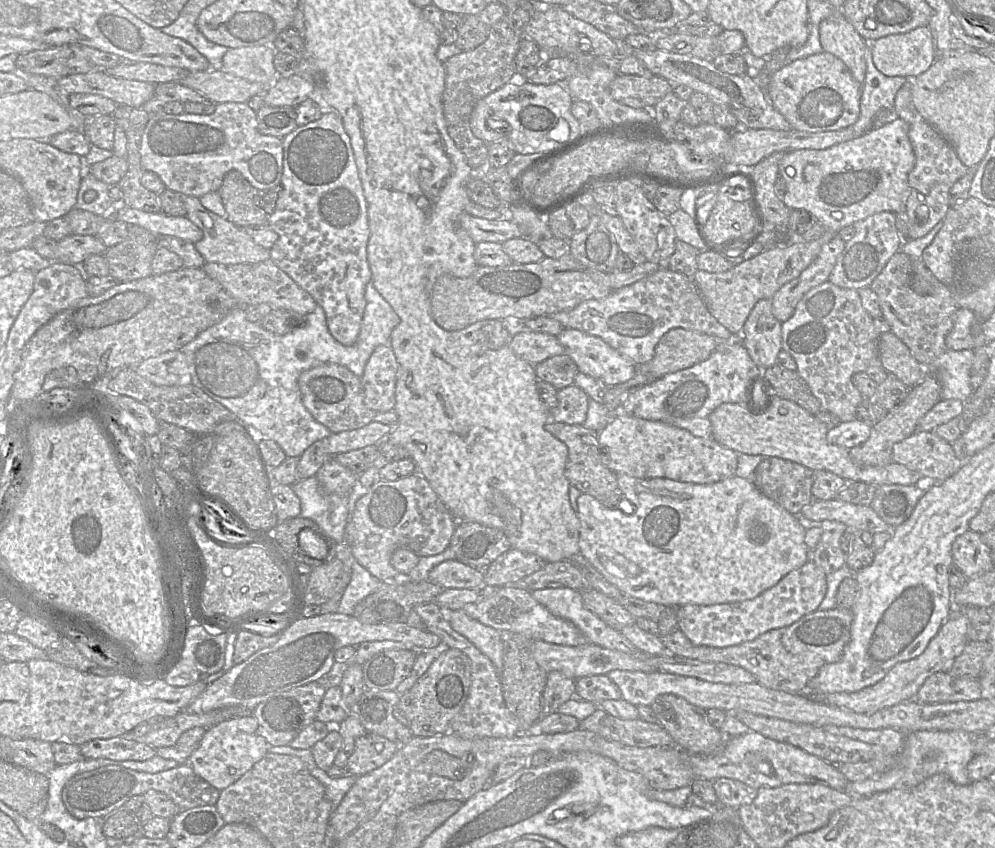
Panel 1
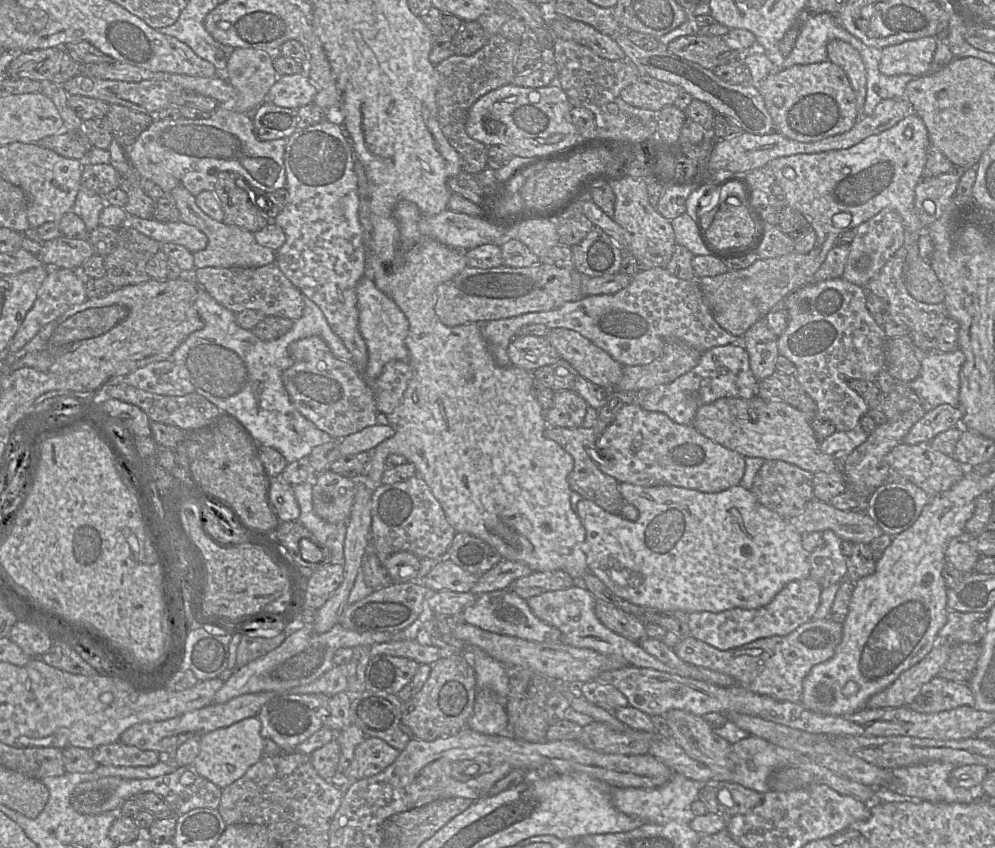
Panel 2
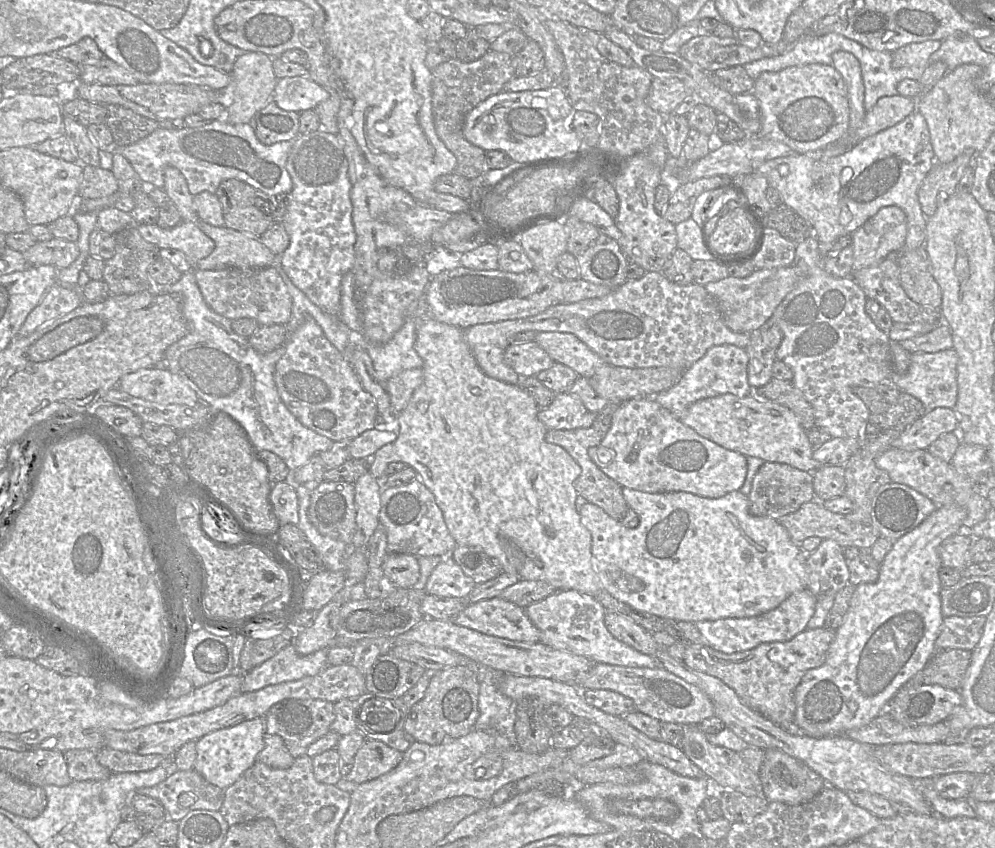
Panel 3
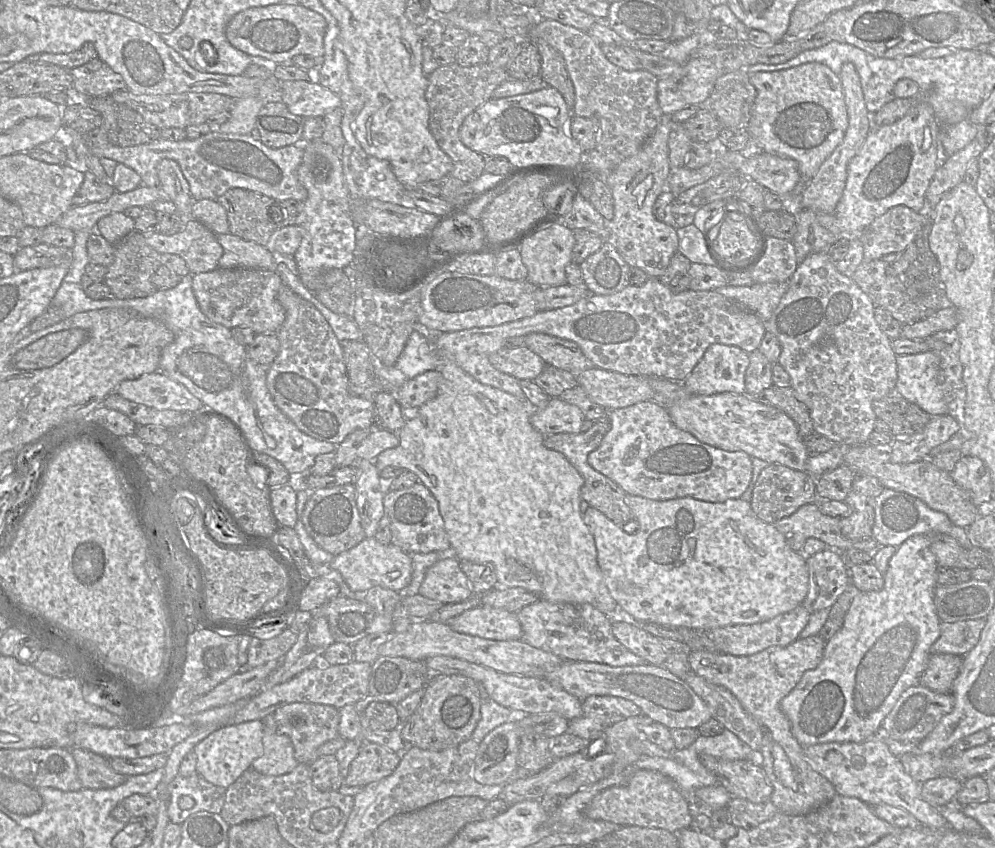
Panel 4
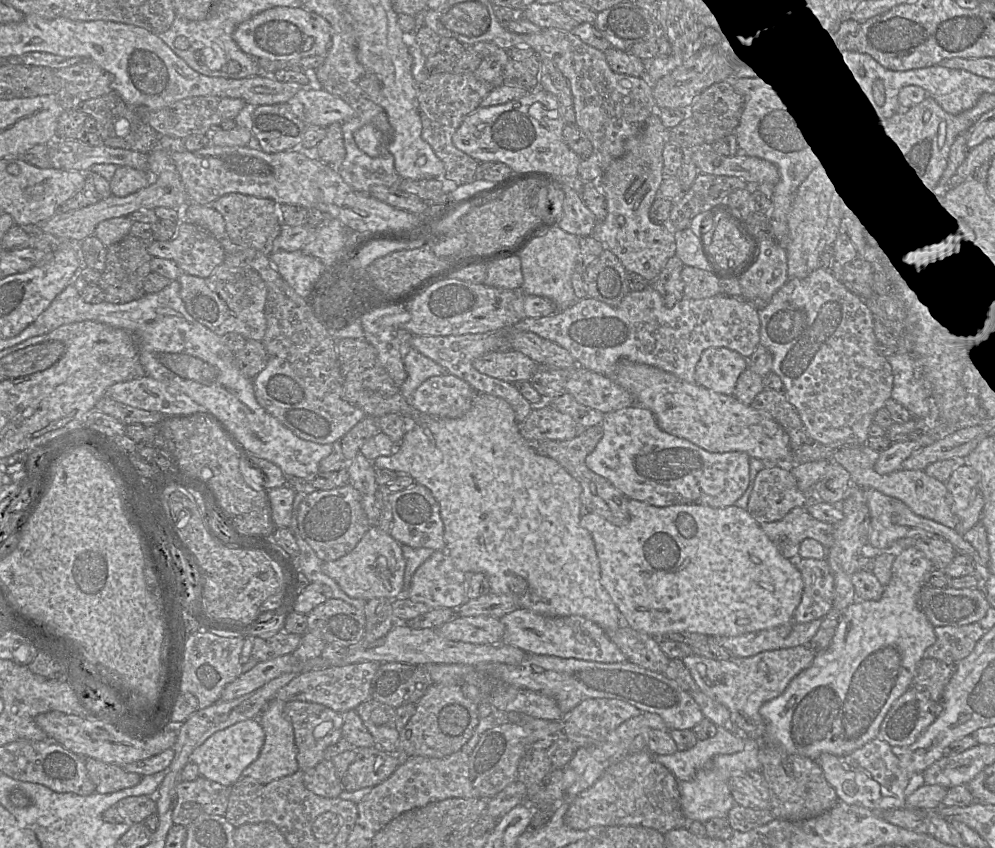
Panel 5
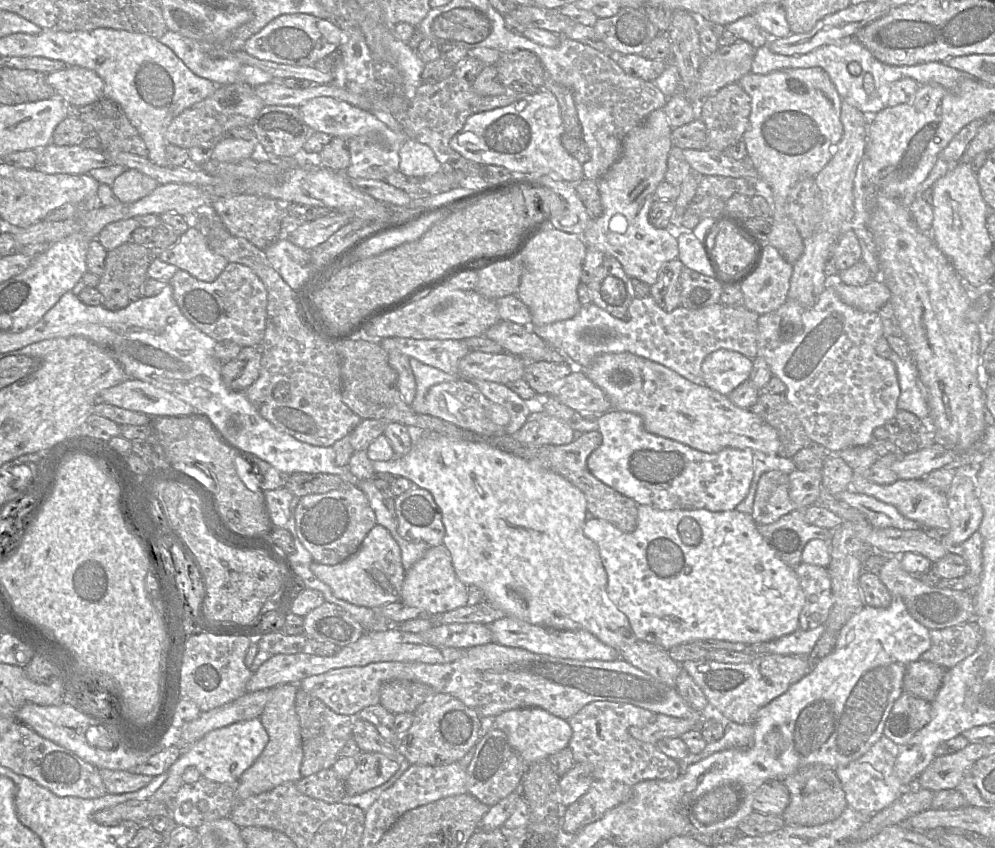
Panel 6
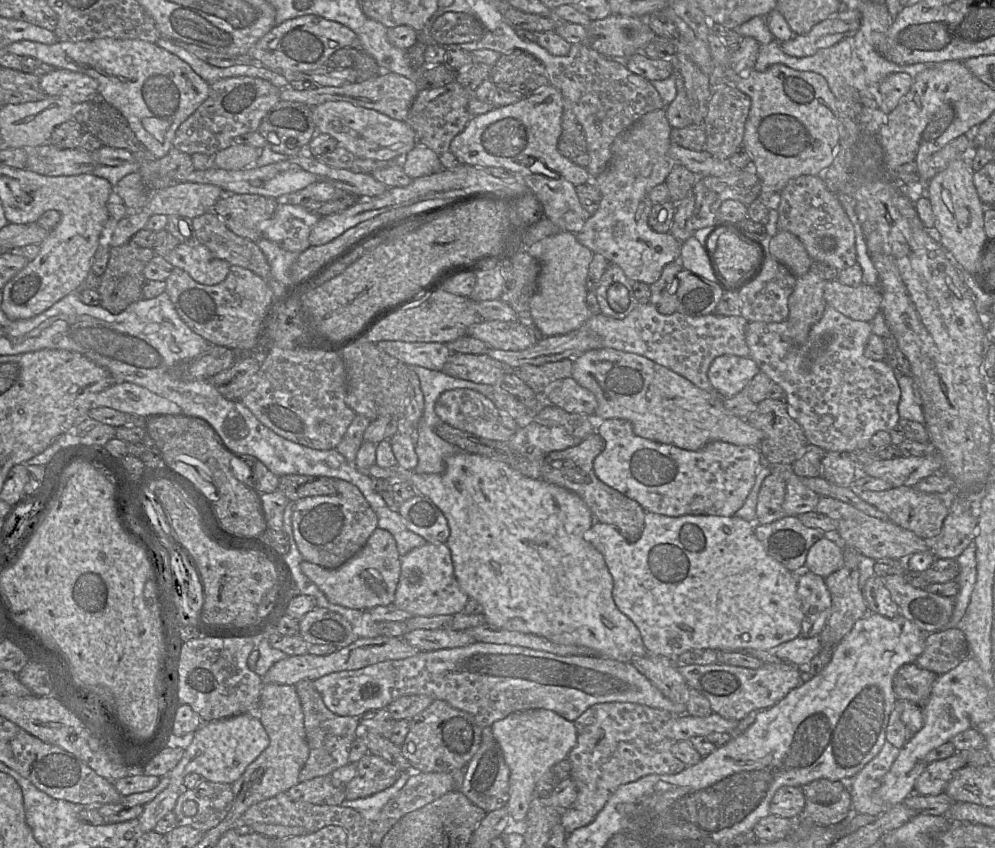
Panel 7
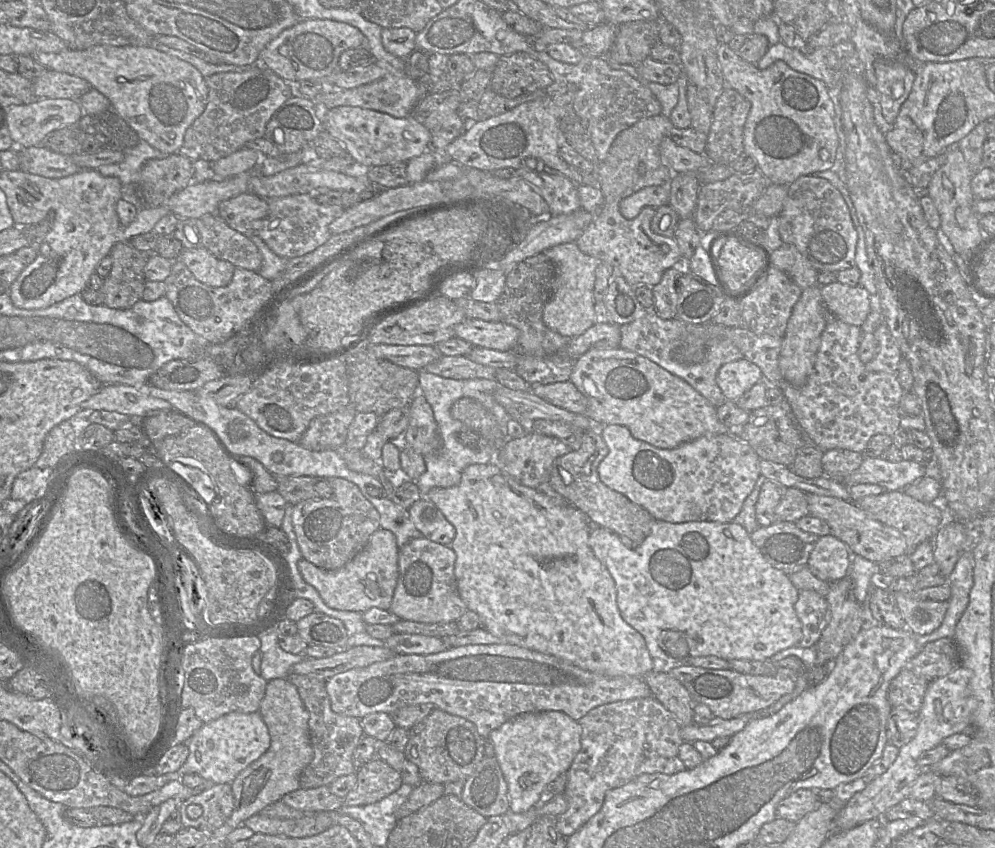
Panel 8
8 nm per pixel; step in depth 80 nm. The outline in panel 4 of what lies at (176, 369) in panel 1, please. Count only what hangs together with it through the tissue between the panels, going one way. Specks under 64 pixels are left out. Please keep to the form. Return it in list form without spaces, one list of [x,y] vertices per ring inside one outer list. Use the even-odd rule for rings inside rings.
[[[159,370],[136,379],[124,380],[114,392],[130,401],[156,409],[194,412],[203,408],[202,402],[183,384]]]

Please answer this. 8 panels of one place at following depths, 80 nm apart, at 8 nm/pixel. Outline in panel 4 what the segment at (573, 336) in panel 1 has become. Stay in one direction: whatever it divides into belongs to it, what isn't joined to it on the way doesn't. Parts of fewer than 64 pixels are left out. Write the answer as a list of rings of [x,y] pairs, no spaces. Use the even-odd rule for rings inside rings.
[[[544,333],[525,335],[524,345],[539,355],[547,366],[555,366],[573,374],[594,367],[574,341]]]

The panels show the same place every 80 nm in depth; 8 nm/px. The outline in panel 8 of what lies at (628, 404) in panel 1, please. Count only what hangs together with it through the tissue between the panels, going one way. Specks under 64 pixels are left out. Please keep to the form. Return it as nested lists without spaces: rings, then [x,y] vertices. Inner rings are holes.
[[[745,358],[724,364],[716,377],[718,386],[729,401],[736,401],[761,380],[761,369]]]

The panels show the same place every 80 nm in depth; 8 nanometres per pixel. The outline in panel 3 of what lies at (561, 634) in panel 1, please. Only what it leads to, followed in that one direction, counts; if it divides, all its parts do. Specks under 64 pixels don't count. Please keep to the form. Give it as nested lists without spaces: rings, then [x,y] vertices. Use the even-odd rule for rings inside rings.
[[[499,596],[468,605],[454,618],[454,623],[489,636],[529,643],[540,641],[540,632],[528,618],[525,609]]]

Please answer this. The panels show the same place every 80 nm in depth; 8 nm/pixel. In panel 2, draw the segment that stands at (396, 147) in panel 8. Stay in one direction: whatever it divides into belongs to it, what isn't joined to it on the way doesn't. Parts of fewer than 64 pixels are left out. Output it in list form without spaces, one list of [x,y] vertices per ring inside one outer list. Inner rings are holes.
[[[296,73],[280,76],[271,87],[266,101],[283,108],[299,109],[314,102],[316,94],[317,87],[307,74]]]

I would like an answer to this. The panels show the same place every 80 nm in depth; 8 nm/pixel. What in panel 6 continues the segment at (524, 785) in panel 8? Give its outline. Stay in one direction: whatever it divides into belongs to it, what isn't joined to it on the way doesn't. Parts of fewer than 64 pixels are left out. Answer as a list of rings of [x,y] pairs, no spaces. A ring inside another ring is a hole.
[[[524,708],[503,712],[494,718],[493,728],[502,730],[512,748],[522,757],[526,765],[542,760],[569,747],[572,729],[568,720],[556,717],[541,708]]]

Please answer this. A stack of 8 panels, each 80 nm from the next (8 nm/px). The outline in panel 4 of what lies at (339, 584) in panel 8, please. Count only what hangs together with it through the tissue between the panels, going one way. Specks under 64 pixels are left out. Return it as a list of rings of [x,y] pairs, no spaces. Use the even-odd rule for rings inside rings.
[[[366,537],[353,548],[335,556],[331,567],[342,575],[345,583],[354,592],[366,592],[374,586],[380,586],[404,594],[404,589],[412,579],[410,554],[391,543],[382,544],[374,537]]]

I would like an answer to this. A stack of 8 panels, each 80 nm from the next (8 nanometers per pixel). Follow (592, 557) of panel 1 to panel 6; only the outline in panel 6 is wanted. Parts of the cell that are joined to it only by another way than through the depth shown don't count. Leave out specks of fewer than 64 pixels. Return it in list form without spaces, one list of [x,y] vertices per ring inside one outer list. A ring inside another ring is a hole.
[[[638,504],[637,528],[631,533],[619,530],[612,523],[590,516],[584,525],[585,535],[595,542],[602,564],[607,573],[607,593],[616,607],[624,613],[635,637],[662,647],[667,652],[674,646],[695,643],[701,640],[721,640],[747,645],[776,640],[799,629],[799,616],[805,603],[805,595],[800,585],[795,567],[782,561],[759,533],[757,524],[750,514],[730,510],[712,512],[696,510],[658,510]]]

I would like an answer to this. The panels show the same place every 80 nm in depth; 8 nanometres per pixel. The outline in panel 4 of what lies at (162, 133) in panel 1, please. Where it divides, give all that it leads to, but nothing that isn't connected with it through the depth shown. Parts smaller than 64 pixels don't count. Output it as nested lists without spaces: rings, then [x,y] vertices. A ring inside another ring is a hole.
[[[210,131],[196,139],[174,141],[159,137],[151,142],[120,147],[90,145],[90,152],[98,158],[109,158],[122,163],[138,173],[142,184],[158,187],[157,165],[162,159],[172,159],[179,165],[186,178],[193,200],[214,199],[231,188],[254,191],[275,201],[293,199],[304,202],[307,190],[297,178],[297,169],[302,161],[305,143],[272,149],[251,134]]]

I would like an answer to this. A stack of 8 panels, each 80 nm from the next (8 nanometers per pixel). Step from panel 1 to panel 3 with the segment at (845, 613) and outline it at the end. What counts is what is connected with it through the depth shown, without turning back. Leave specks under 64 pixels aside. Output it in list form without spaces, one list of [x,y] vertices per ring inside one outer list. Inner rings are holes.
[[[825,627],[806,629],[794,638],[785,642],[762,643],[757,647],[743,652],[726,654],[717,651],[708,644],[691,644],[686,647],[683,662],[694,670],[714,676],[732,688],[740,700],[749,708],[758,711],[764,717],[771,720],[787,731],[795,731],[795,709],[794,693],[805,673],[820,667],[826,660],[827,651],[834,639],[835,631]]]

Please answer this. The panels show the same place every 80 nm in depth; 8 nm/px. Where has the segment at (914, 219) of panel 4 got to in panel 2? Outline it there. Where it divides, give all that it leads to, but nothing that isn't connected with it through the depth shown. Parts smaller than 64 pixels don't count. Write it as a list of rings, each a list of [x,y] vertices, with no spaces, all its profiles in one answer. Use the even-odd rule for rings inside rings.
[[[883,209],[871,219],[856,228],[856,234],[849,244],[850,250],[841,278],[855,285],[865,287],[904,244],[905,227],[901,216],[892,209]]]

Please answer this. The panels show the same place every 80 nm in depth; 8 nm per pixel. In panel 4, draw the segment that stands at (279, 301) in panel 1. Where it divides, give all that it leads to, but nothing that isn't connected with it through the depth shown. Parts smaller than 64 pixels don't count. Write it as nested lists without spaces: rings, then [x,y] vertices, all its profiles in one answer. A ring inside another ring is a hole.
[[[217,267],[192,276],[192,288],[199,308],[210,320],[229,329],[248,327],[256,334],[276,333],[283,324],[286,314],[277,300],[281,285],[276,270]]]

